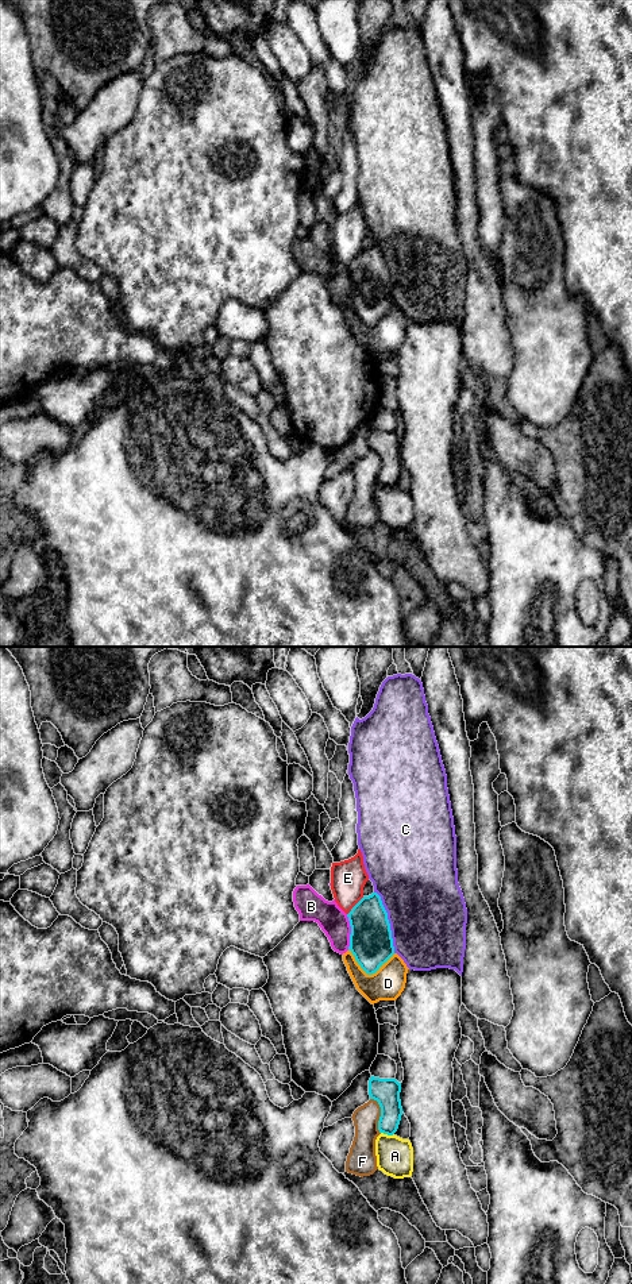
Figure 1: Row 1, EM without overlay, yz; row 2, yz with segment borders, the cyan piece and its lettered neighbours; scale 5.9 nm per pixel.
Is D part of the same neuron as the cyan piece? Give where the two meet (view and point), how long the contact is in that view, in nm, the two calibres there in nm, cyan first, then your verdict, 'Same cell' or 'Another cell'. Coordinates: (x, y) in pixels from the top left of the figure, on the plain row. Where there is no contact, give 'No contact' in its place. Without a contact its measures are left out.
Touches cyan at yz (369, 326). Shared border 280 nm. Thickness 260 nm (cyan) against 200 nm. Another cell

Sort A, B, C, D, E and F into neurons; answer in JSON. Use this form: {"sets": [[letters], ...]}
{"sets": [["A"], ["B", "D"], ["C"], ["E"], ["F"]]}

